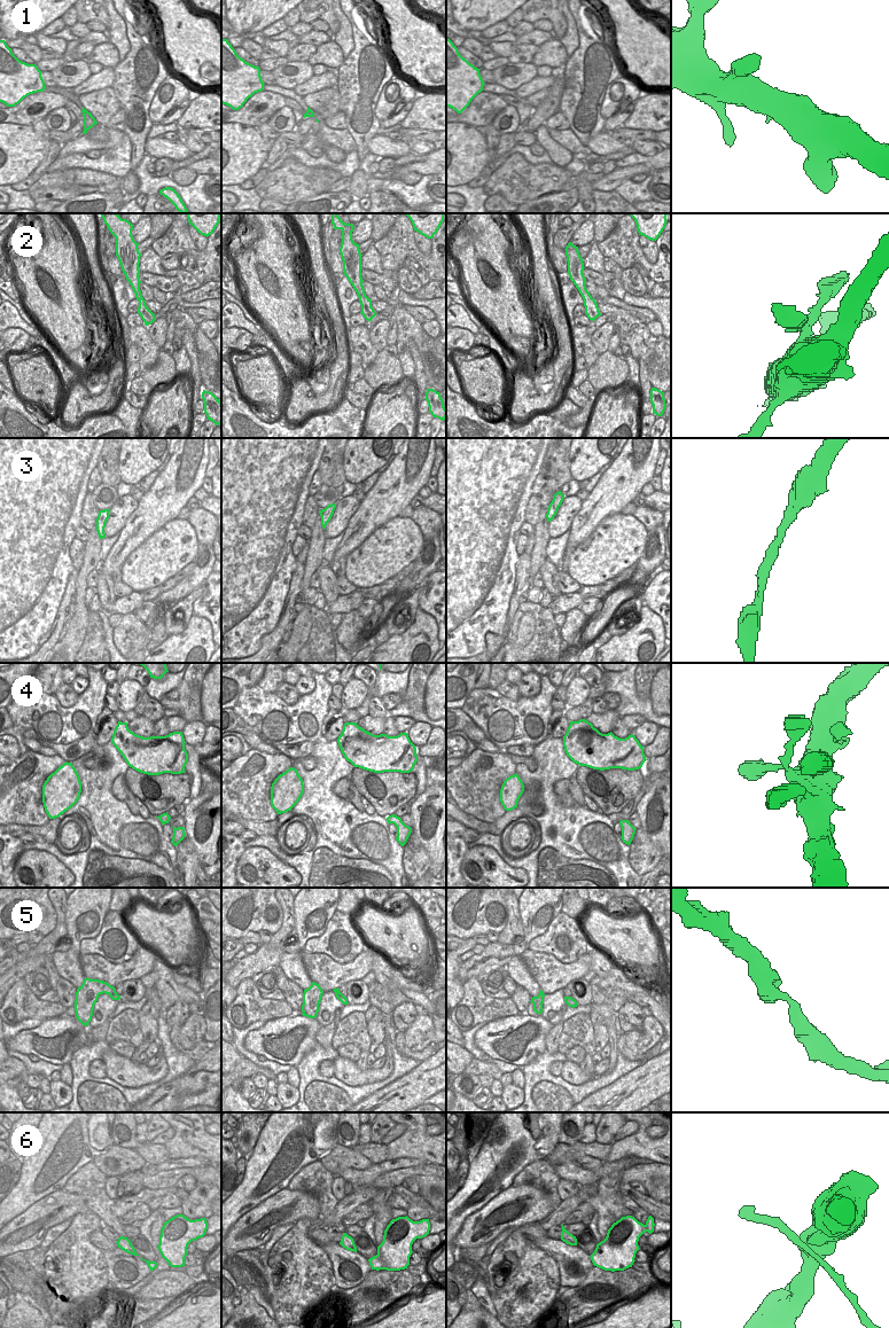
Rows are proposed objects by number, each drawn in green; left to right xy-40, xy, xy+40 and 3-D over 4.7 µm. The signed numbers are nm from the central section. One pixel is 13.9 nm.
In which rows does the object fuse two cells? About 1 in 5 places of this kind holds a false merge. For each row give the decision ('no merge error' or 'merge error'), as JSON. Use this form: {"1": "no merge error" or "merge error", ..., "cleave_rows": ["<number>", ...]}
{"1": "merge error", "2": "no merge error", "3": "no merge error", "4": "no merge error", "5": "no merge error", "6": "no merge error", "cleave_rows": ["1"]}

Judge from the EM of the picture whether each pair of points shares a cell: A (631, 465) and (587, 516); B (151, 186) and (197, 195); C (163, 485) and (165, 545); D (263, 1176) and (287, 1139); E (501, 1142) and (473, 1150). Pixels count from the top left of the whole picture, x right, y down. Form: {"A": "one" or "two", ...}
{"A": "one", "B": "one", "C": "two", "D": "one", "E": "two"}

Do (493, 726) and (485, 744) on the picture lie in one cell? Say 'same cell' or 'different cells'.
different cells

